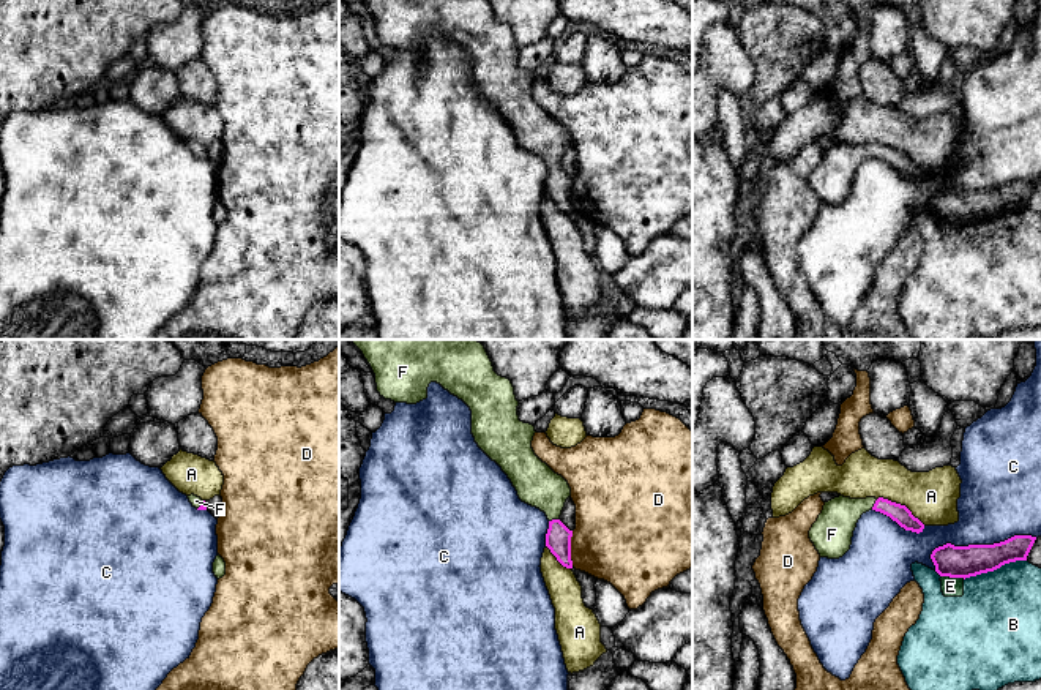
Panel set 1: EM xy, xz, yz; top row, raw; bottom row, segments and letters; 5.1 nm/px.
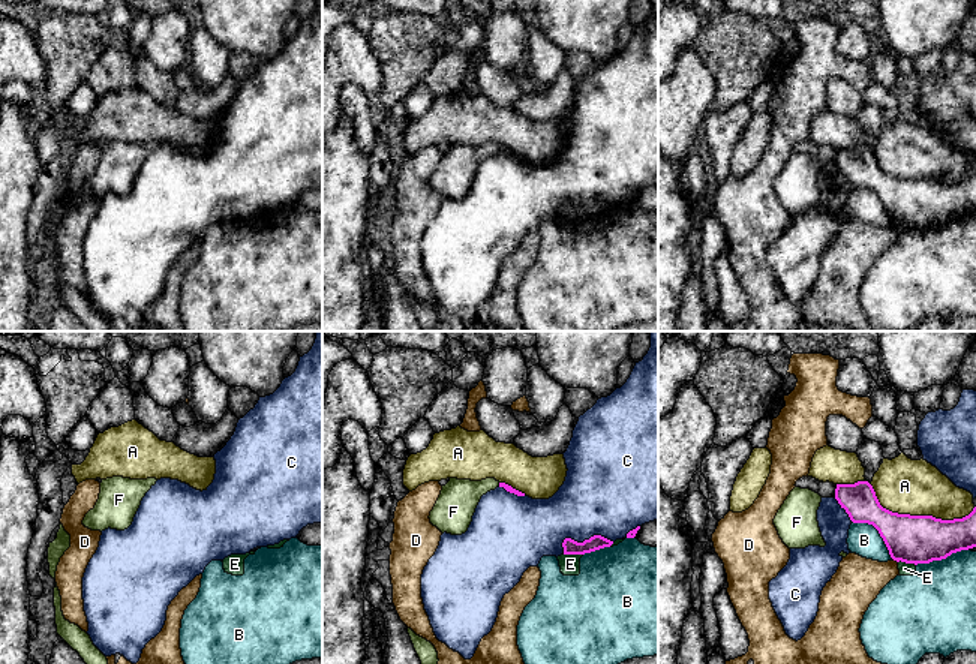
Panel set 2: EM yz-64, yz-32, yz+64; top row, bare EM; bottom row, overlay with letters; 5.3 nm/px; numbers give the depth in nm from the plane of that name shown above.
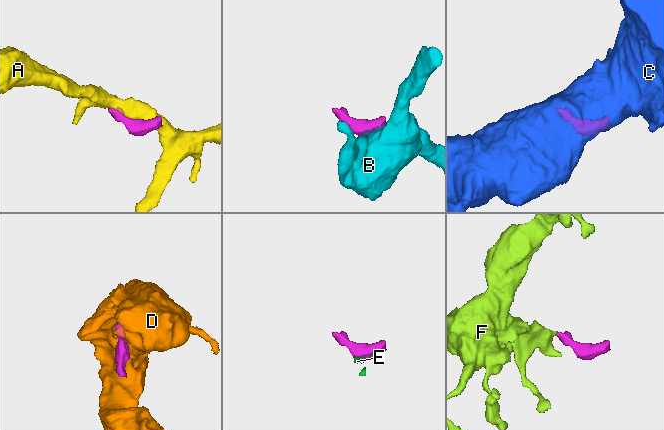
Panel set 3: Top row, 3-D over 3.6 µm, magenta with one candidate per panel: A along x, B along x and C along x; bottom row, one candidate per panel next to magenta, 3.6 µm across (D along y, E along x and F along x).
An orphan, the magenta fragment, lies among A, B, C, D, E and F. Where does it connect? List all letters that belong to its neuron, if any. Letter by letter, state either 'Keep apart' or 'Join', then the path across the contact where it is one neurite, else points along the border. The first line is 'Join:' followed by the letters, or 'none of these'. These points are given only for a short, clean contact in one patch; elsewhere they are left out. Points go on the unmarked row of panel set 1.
Join: F
A: Keep apart
B: Keep apart
C: Keep apart
D: Keep apart
E: Keep apart
F: Join. Path across: yz (899, 160), (874, 150), (858, 152), (833, 177)

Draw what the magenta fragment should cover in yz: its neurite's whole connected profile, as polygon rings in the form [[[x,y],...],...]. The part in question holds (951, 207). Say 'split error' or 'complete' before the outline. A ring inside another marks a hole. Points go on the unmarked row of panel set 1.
complete; [[[1014,182],[994,191],[954,193],[946,189],[932,197],[931,205],[940,223],[970,224],[994,218],[1005,210],[1027,207],[1036,183]]]

